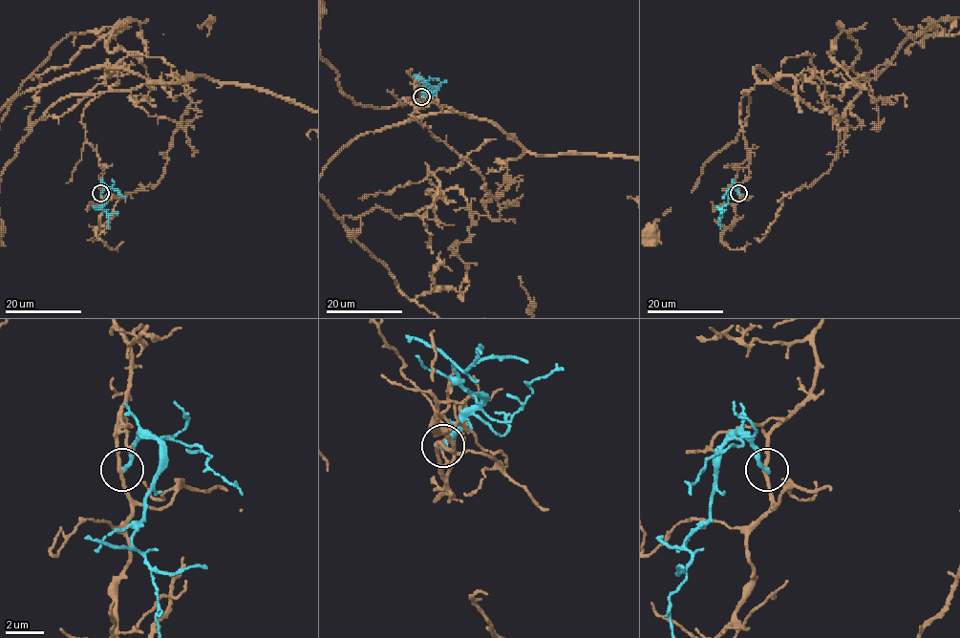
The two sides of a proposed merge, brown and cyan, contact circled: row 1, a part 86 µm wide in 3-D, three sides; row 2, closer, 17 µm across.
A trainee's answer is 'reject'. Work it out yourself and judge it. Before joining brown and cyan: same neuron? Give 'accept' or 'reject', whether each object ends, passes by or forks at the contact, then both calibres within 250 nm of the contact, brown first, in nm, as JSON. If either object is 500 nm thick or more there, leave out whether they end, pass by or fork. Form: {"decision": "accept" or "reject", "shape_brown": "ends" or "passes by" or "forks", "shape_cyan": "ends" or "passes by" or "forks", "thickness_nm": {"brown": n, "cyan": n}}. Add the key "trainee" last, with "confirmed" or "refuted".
{"decision": "reject", "shape_brown": "passes by", "shape_cyan": "ends", "thickness_nm": {"brown": 190, "cyan": 200}, "trainee": "confirmed"}

